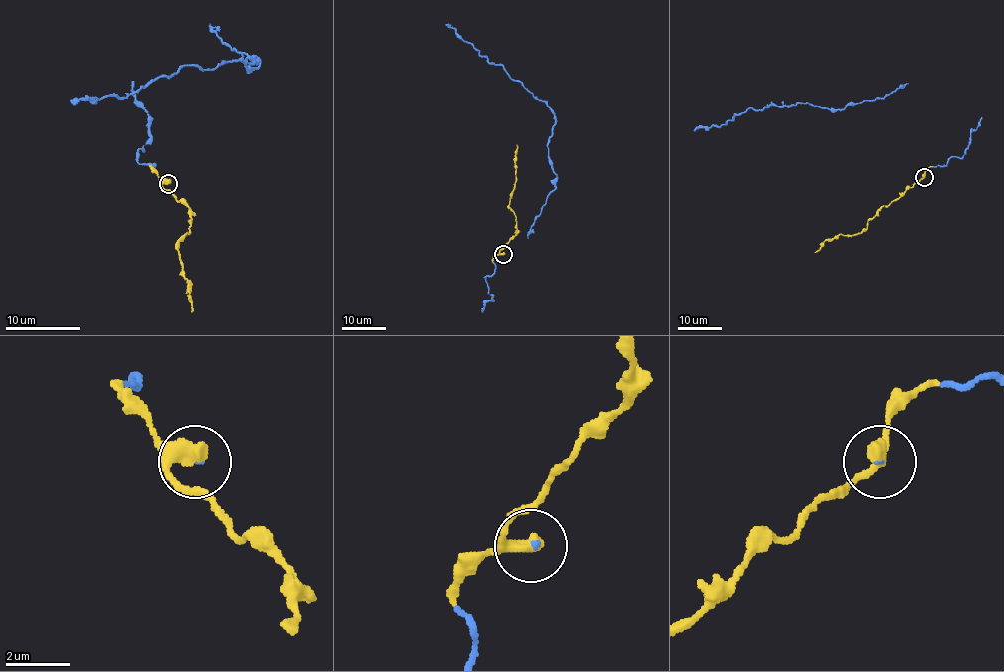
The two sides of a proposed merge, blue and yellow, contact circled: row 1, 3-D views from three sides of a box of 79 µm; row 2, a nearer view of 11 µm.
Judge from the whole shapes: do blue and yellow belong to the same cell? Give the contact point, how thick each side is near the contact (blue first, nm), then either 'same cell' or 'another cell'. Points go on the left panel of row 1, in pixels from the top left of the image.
(168, 183) | 50/380 nm | same cell

